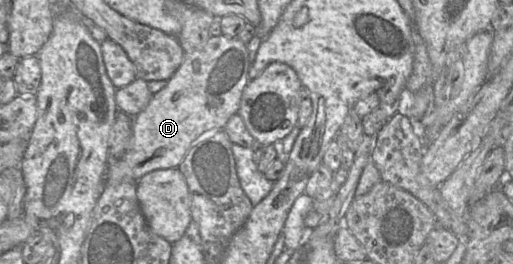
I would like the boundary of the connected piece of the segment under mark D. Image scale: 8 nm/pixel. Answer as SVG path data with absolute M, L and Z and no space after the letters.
M224 35L210 37L203 48L186 53L166 86L132 118L130 148L121 160L107 167L105 182L138 181L154 170L178 168L198 140L223 129L228 119L237 114L250 67L247 46Z

